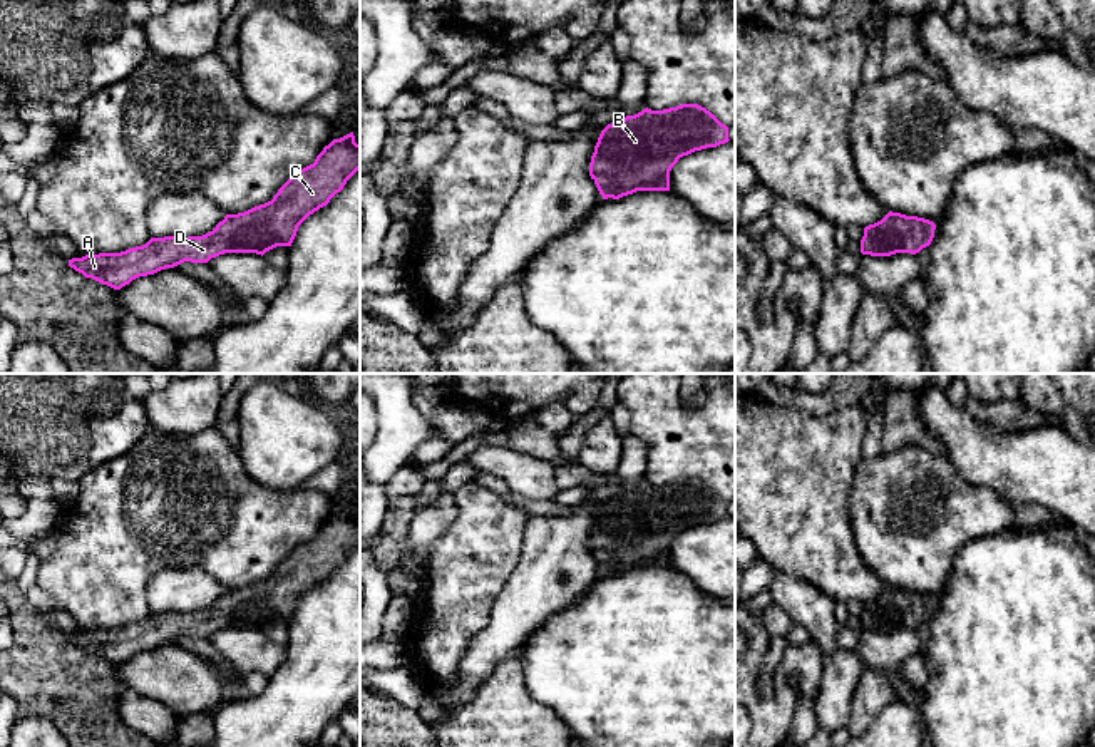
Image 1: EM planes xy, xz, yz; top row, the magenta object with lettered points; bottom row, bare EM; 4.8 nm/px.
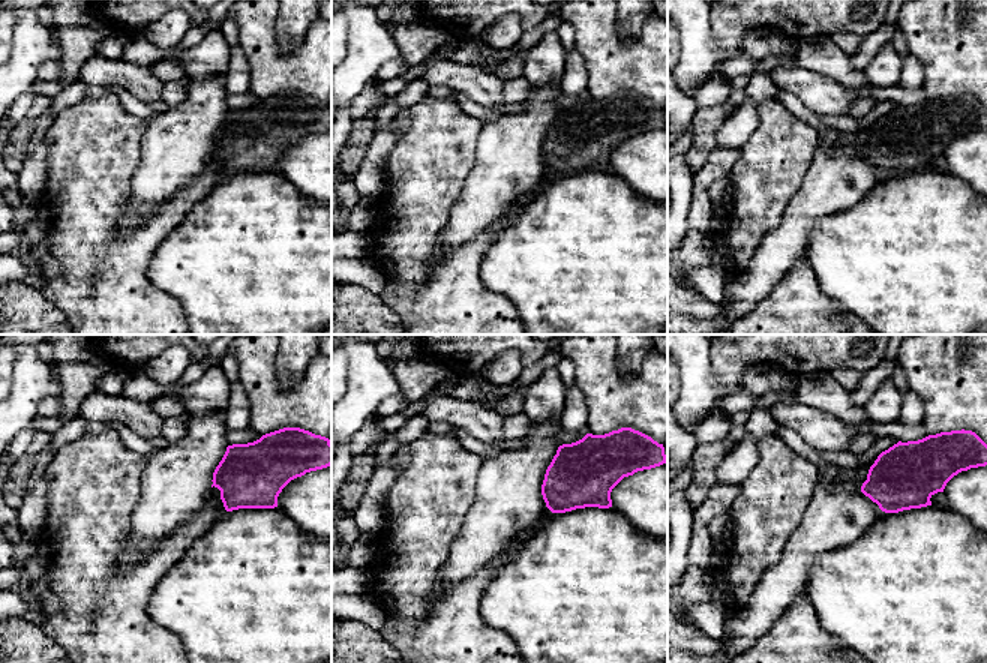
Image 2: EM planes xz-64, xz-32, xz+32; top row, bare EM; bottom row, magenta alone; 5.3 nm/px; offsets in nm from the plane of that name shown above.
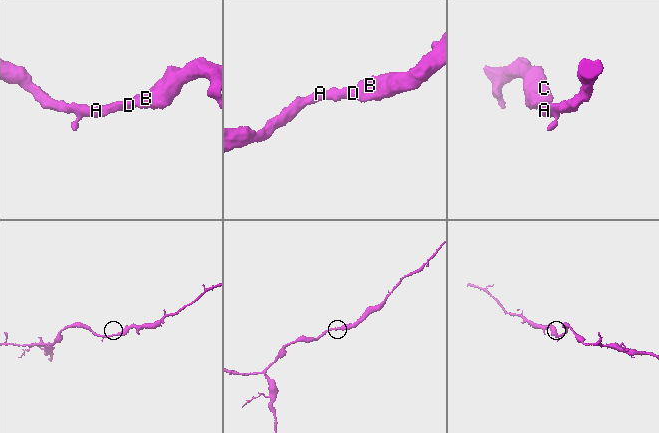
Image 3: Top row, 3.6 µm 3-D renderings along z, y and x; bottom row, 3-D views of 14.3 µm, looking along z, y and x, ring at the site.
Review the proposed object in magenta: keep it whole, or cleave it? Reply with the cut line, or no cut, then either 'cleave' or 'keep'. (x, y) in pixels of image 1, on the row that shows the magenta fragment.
no cut; keep

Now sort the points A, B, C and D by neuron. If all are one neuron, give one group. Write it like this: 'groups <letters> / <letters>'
groups A B C D

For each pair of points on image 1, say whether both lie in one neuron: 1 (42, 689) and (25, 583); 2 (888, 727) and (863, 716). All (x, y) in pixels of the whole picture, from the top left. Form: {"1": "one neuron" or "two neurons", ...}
{"1": "two neurons", "2": "two neurons"}

